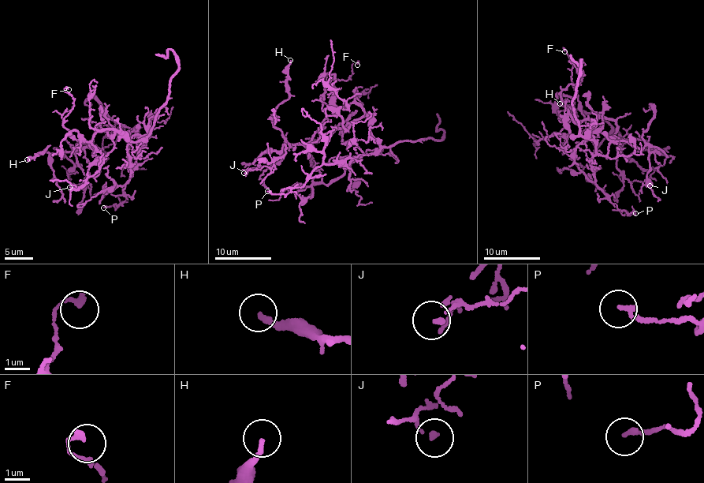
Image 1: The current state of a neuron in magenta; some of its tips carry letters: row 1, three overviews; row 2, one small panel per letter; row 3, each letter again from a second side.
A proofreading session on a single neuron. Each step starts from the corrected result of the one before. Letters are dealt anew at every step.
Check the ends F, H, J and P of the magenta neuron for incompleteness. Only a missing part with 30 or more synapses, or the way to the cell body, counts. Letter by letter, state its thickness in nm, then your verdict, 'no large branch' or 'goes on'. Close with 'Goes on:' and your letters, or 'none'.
F: calibre 180 nm; no large branch
H: calibre 190 nm; no large branch
J: calibre 160 nm; no large branch
P: calibre 170 nm; no large branch
Goes on: none

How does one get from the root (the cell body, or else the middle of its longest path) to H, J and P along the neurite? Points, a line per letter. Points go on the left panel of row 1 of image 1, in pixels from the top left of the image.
H: (122, 133), (117, 131), (108, 135), (100, 125), (89, 146), (50, 155), (45, 151), (47, 146), (27, 159)
J: (122, 133), (96, 128), (92, 144), (76, 151), (69, 187)
P: (122, 133), (133, 141), (150, 134), (137, 144), (132, 177), (123, 190), (125, 200), (117, 207), (103, 207)

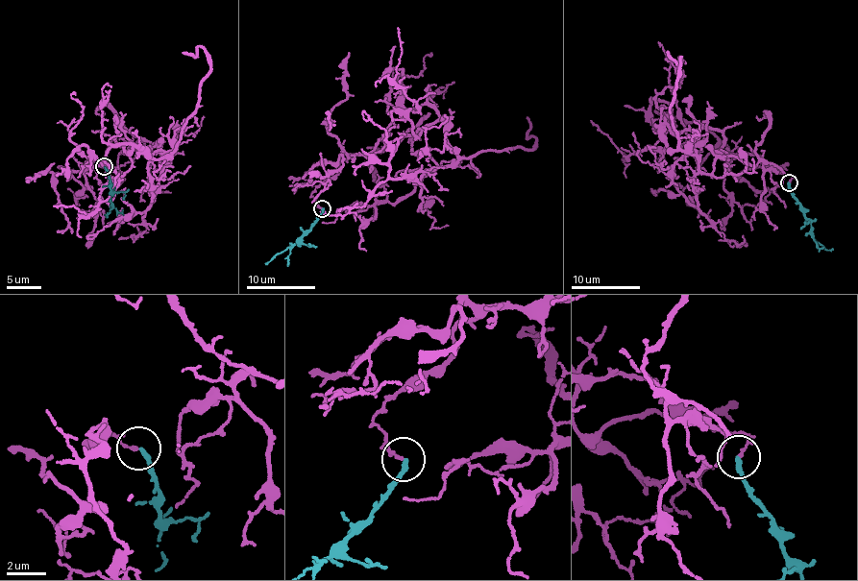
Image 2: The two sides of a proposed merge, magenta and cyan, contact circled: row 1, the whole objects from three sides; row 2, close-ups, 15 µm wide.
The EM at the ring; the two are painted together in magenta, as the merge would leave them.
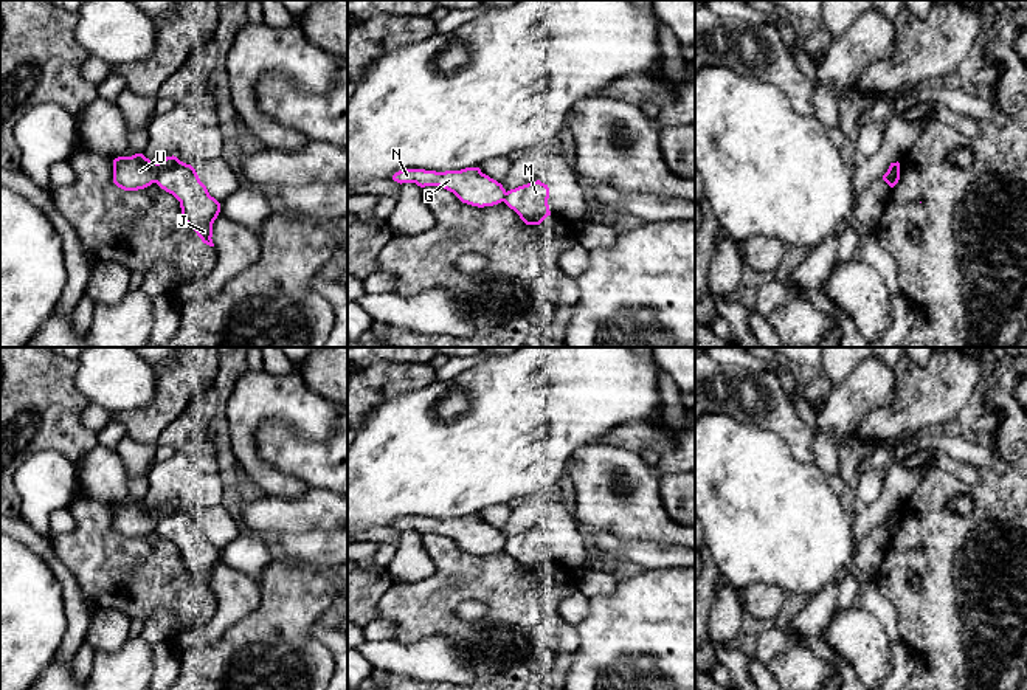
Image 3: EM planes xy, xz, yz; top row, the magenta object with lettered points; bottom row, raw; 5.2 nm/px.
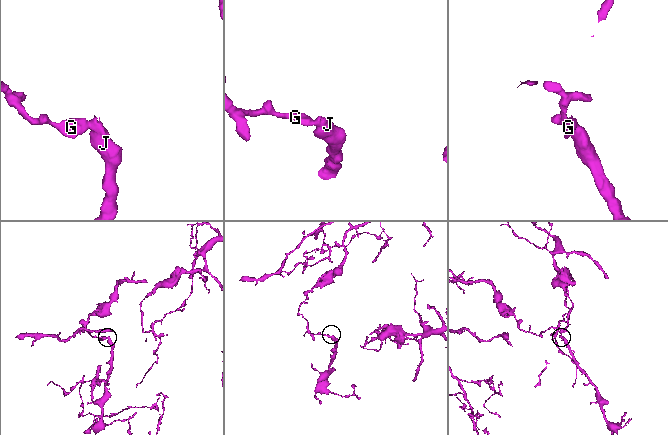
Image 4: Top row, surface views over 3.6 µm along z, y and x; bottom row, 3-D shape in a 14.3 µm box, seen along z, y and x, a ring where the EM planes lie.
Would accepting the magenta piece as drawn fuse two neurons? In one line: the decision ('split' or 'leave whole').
split

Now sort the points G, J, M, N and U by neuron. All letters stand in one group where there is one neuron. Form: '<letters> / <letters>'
G N U / J M

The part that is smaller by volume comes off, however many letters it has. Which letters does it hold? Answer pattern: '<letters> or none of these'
J, M

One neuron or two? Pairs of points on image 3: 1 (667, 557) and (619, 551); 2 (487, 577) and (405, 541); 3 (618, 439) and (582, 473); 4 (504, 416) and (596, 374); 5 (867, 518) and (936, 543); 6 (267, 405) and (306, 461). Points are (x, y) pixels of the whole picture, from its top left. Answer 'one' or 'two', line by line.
1: one
2: two
3: two
4: one
5: two
6: two

